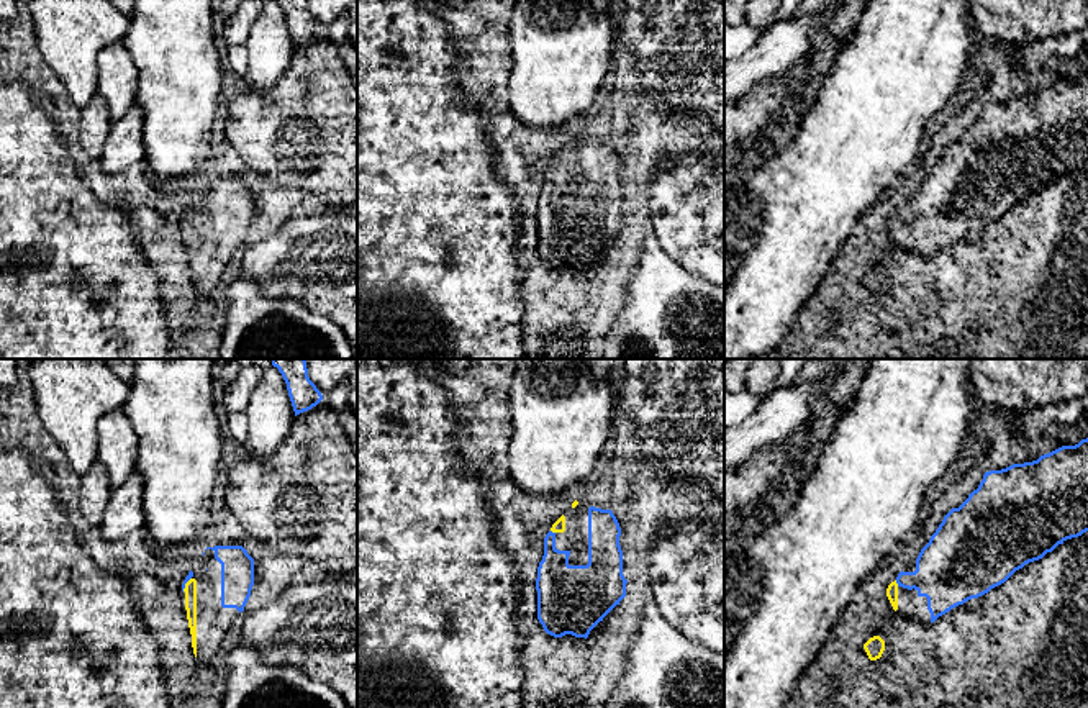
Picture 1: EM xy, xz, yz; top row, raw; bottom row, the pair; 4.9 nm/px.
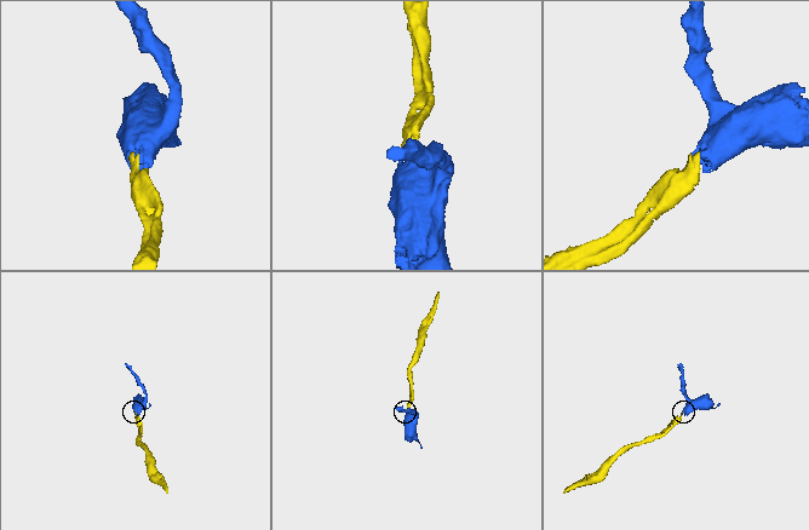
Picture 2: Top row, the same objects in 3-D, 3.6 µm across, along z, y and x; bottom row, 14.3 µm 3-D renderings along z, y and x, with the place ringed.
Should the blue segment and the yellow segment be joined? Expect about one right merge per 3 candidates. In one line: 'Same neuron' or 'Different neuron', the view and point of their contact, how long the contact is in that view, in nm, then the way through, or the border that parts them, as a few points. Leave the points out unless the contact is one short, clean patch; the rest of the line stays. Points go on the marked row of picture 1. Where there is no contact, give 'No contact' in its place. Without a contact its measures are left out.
Same neuron. Touches blue at yz (897, 582). Shared border 40 nm. Path across: yz (946, 572), (933, 579), (897, 582), (892, 592)

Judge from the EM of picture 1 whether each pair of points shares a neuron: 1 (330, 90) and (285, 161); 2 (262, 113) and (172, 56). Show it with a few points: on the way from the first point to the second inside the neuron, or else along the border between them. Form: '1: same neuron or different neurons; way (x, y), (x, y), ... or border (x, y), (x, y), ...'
1: same neuron; way (313, 108), (313, 123), (294, 143)
2: different neurons; border (225, 102), (222, 112)

